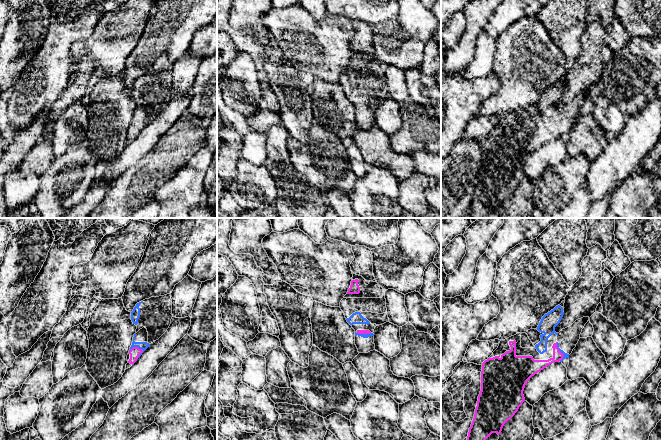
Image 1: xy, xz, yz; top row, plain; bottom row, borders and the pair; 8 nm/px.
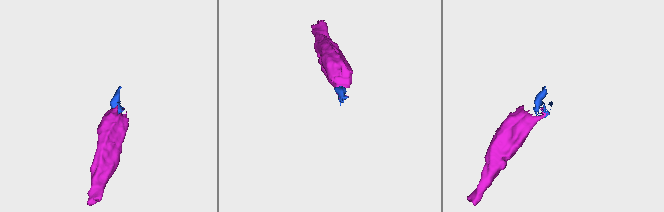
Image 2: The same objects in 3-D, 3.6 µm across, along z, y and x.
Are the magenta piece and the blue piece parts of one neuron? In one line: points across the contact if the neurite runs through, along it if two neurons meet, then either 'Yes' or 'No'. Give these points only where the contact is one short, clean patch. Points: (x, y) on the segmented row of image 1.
Yes

